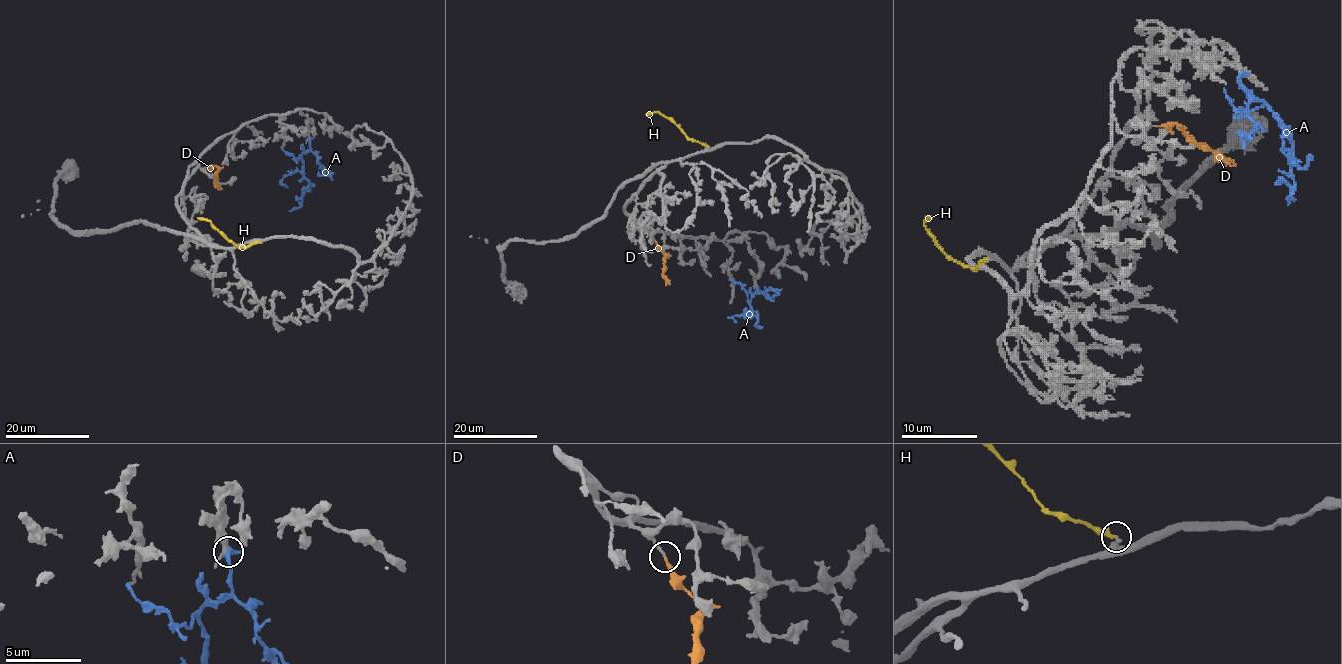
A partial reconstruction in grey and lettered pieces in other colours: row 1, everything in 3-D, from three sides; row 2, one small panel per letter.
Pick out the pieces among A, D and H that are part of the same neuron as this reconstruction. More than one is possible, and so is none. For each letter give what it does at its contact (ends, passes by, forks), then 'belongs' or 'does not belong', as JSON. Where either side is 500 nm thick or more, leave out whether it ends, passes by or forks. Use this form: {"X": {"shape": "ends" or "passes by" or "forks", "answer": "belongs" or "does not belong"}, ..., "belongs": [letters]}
{"A": {"answer": "does not belong"}, "D": {"shape": "ends", "answer": "belongs"}, "H": {"shape": "ends", "answer": "does not belong"}, "belongs": ["D"]}

